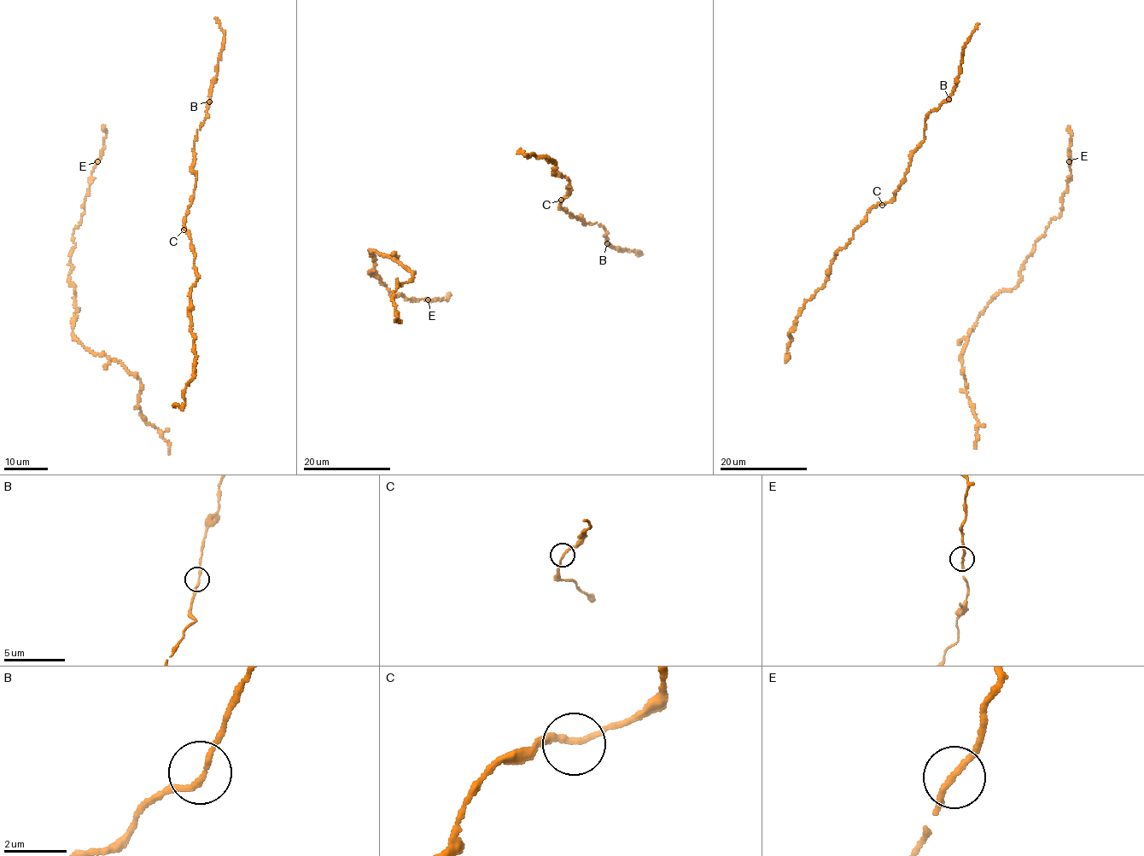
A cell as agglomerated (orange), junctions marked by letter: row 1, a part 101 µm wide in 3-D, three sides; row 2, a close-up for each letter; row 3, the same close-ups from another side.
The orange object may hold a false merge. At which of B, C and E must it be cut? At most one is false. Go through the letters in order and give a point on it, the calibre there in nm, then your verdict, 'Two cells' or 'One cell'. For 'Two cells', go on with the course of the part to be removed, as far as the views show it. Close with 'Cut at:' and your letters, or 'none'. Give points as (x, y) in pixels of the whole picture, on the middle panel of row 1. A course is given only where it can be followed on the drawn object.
B: Place: (607, 243). Thickness 170 nm. One cell
C: Place: (561, 200). Thickness 180 nm. One cell
E: Place: (428, 299). Thickness 180 nm. One cell
Cut at: none

